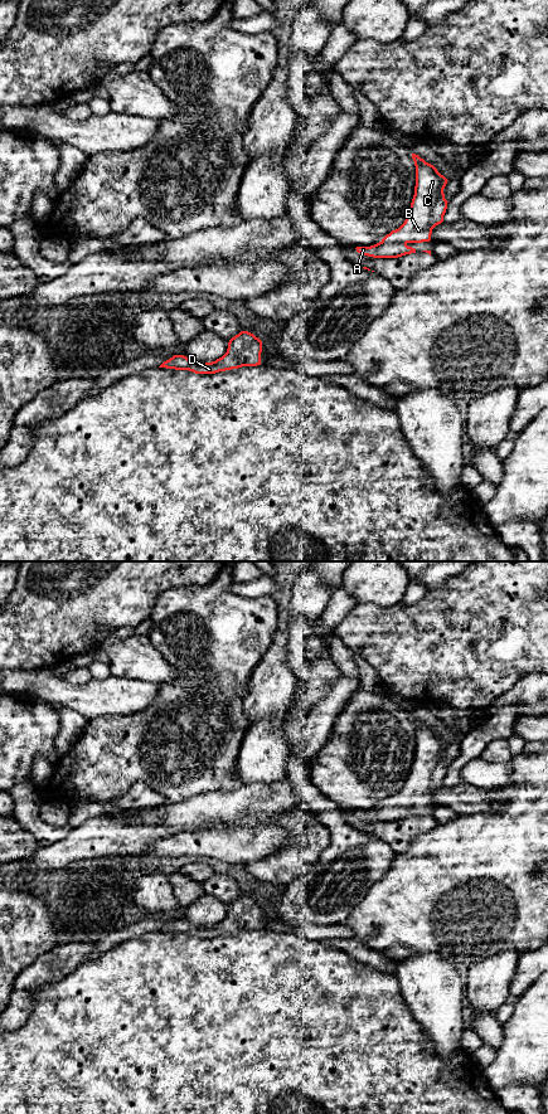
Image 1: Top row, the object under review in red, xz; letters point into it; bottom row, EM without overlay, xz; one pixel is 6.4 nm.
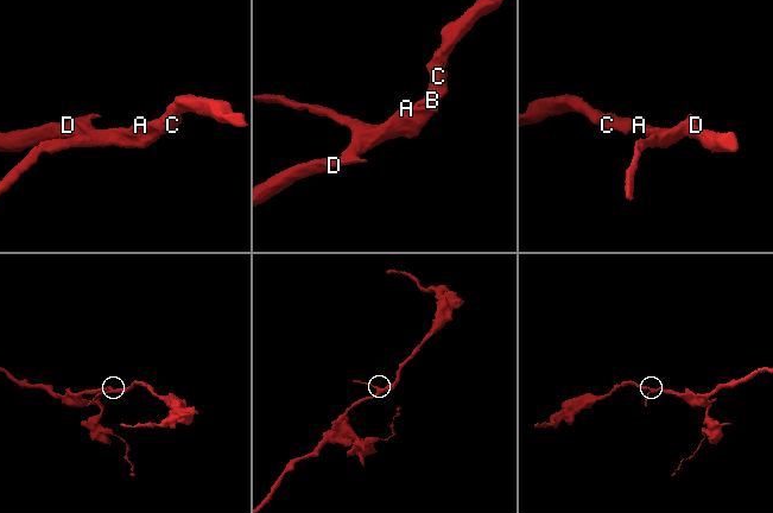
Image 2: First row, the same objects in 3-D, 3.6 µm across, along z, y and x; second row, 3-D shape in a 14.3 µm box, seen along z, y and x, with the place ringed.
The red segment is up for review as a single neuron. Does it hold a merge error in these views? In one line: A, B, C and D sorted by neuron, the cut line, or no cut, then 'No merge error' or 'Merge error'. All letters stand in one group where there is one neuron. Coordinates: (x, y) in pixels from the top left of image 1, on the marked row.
Groups: A B C D. No split. No merge error

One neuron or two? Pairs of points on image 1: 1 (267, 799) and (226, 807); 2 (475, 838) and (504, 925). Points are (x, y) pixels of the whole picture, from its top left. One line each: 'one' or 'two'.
1: one
2: one

